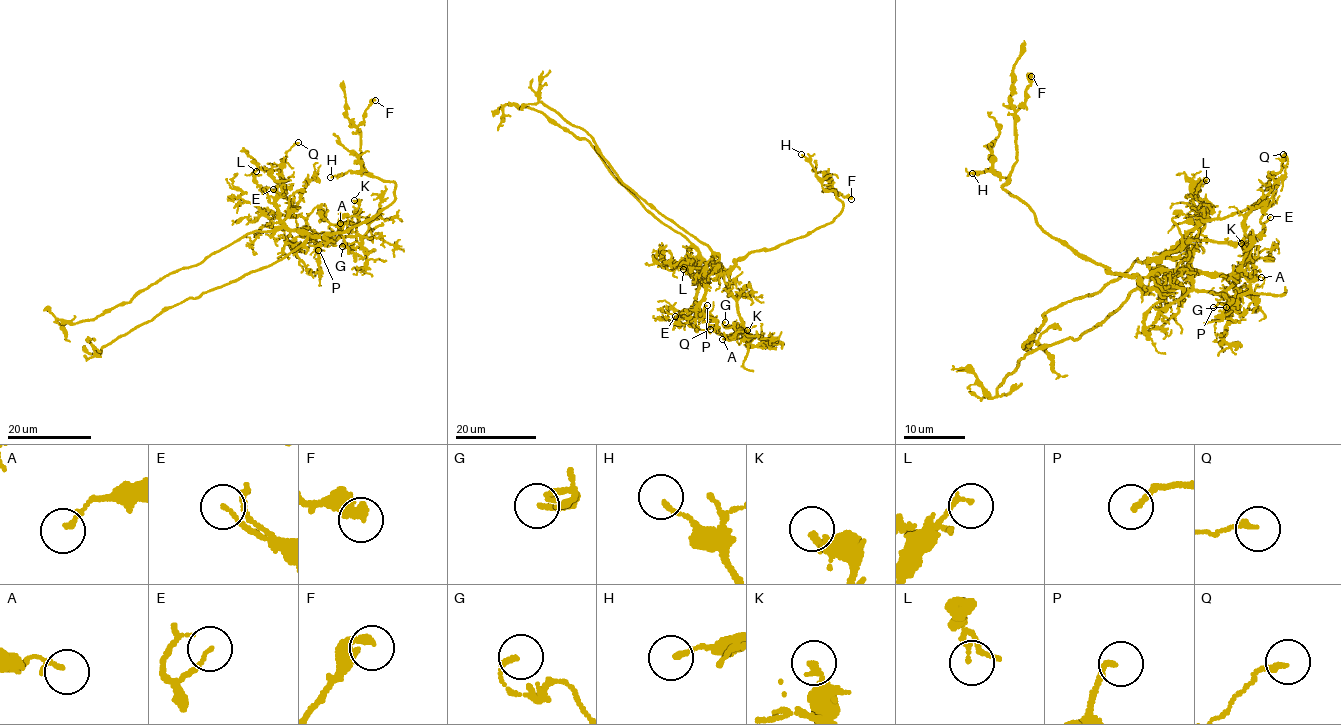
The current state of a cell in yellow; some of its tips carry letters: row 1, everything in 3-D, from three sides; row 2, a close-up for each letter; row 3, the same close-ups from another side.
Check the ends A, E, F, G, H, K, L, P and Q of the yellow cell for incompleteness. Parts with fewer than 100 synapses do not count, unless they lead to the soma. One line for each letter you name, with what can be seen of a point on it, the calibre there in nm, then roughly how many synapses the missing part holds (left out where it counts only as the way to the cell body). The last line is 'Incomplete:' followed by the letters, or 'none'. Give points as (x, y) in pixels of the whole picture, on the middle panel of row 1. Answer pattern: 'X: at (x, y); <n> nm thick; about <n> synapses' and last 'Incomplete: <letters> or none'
Incomplete: none

